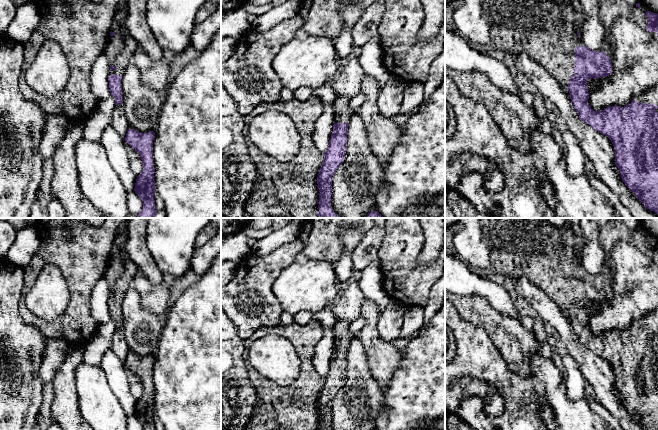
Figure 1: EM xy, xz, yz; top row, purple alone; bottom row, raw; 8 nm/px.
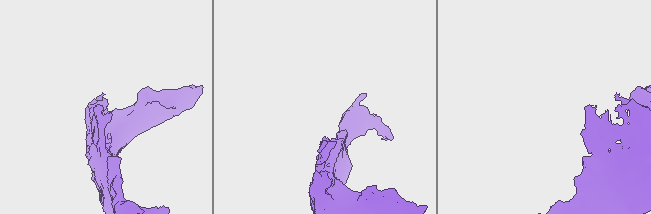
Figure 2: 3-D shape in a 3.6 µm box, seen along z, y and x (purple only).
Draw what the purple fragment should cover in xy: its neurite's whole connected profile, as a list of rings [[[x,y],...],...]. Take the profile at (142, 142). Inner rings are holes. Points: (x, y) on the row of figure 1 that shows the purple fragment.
[[[128,129],[125,142],[128,143],[139,154],[143,163],[143,170],[137,176],[134,191],[143,202],[143,209],[137,218],[154,218],[155,208],[155,181],[154,181],[154,162],[153,162],[153,141],[154,131],[139,133],[135,129]]]

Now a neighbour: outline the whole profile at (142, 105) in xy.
[[[132,61],[121,79],[123,106],[129,126],[139,133],[154,131],[159,120],[163,93],[144,85]]]

